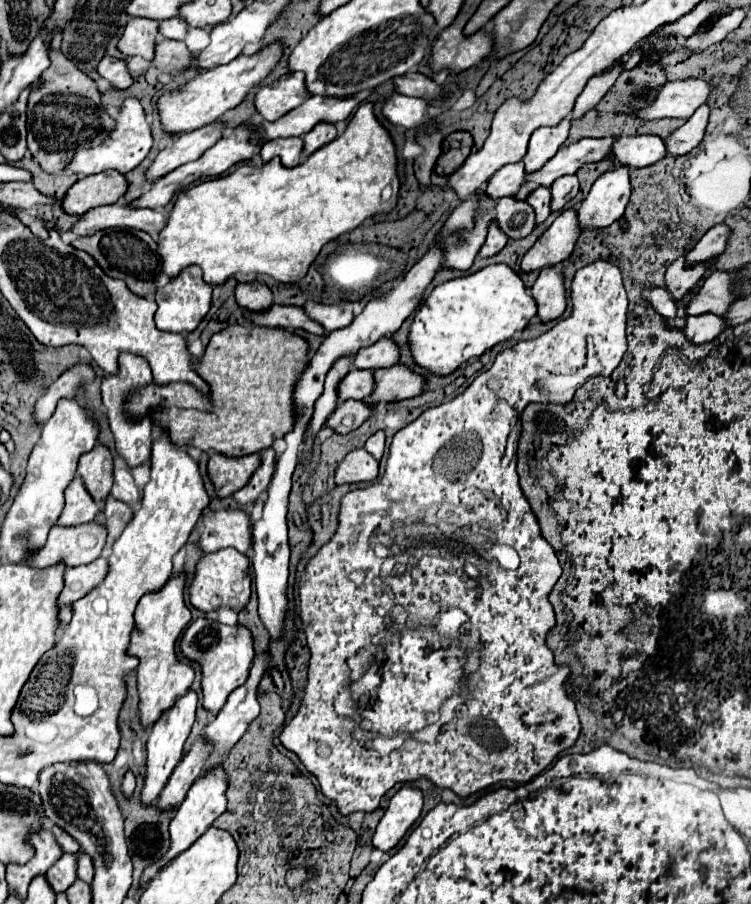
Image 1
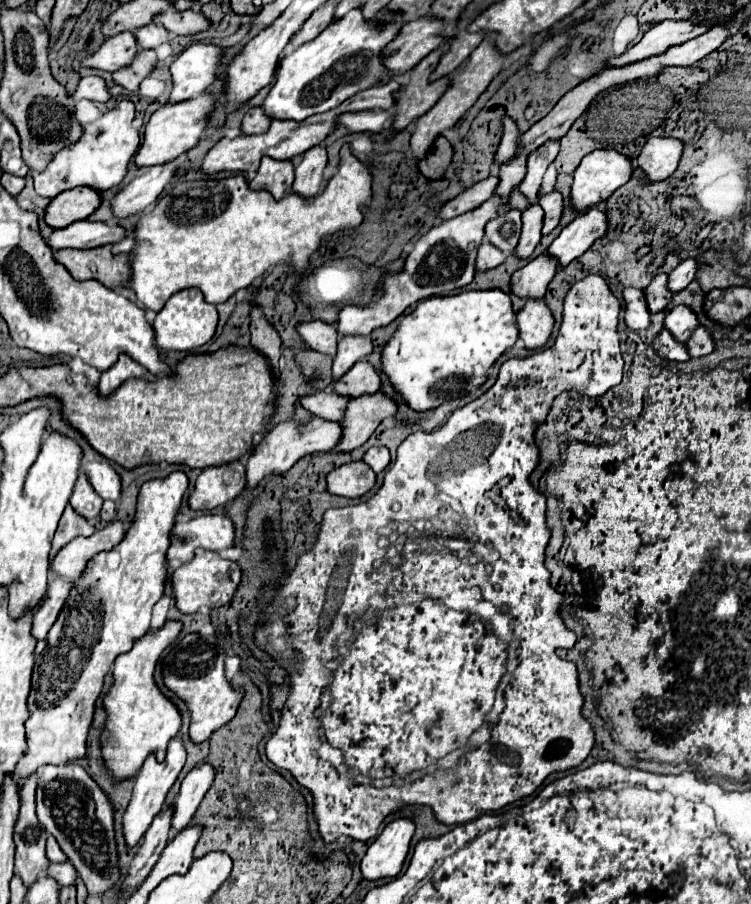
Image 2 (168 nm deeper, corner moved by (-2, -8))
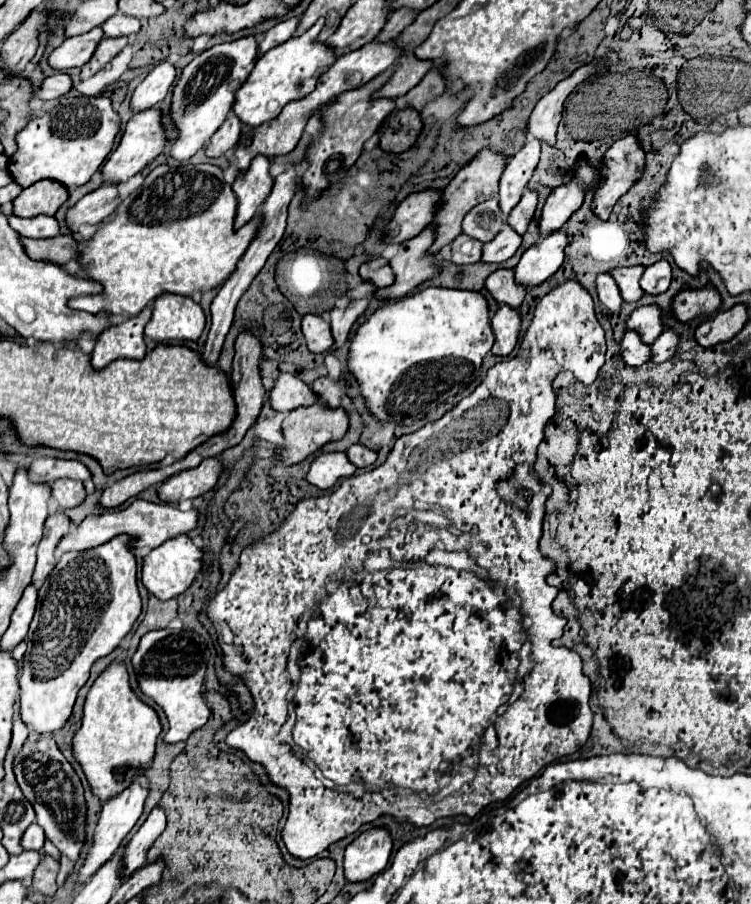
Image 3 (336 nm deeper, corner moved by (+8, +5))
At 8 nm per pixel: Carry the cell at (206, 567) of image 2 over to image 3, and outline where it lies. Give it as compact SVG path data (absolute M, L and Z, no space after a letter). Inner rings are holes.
M178 535L170 541L162 543L162 547L150 551L144 557L142 583L158 599L162 599L162 601L174 599L192 585L194 577L198 577L202 573L202 557L204 557L204 551L200 547L196 547L188 535Z

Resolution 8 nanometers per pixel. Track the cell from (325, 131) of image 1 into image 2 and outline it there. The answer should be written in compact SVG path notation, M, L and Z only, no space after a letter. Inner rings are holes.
M322 146L310 148L304 152L302 162L296 166L296 178L292 184L292 192L310 200L318 194L320 182L322 182L322 172L326 168L326 150Z

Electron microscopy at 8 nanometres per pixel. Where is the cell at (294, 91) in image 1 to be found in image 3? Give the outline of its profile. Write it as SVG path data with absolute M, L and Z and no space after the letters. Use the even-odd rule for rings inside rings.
M236 115L228 117L222 127L212 135L210 139L210 145L208 145L208 157L218 157L218 155L224 155L228 149L232 149L240 137L240 131L242 131L242 123Z

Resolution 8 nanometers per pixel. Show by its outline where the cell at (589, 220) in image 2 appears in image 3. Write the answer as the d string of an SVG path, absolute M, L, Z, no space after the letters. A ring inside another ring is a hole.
M562 227L528 247L516 265L516 283L532 287L554 275L554 271L562 265L564 247L568 245L566 239L566 229Z

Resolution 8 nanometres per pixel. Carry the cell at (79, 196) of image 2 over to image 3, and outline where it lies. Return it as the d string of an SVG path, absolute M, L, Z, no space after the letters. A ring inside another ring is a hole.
M44 179L30 185L14 199L14 215L18 217L54 215L66 199L68 199L68 189L62 183Z

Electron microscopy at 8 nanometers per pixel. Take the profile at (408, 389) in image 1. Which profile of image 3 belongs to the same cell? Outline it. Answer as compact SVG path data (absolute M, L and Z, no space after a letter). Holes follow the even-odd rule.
M314 403L310 407L300 407L294 409L282 423L282 433L284 433L284 445L282 445L282 463L284 465L292 465L292 463L300 463L304 461L308 455L320 451L322 445L330 443L330 441L338 441L346 435L350 427L350 419L344 407L328 407L326 403Z

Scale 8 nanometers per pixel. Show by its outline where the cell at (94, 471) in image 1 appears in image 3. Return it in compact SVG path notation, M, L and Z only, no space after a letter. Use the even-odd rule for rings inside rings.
M58 479L52 483L52 497L58 501L60 509L70 509L78 507L86 499L86 491L82 481Z

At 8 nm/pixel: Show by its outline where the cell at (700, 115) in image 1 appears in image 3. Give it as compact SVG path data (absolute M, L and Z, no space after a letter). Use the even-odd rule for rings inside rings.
M630 133L622 139L618 139L604 155L604 163L608 167L606 171L606 183L604 185L598 185L596 189L596 195L594 195L594 213L602 219L608 219L614 203L618 201L620 195L624 195L638 179L640 175L644 173L644 167L646 167L646 151L642 147L642 141L636 133Z

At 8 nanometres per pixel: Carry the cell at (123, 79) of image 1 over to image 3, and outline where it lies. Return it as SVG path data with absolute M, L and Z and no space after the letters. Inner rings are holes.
M58 73L58 75L44 79L40 97L42 99L58 99L58 97L66 95L70 89L72 89L72 77L68 73Z

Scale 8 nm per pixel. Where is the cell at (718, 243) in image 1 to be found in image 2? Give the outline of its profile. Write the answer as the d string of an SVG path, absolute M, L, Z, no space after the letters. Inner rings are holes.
M684 260L680 262L670 274L668 274L668 290L672 290L674 294L684 290L692 280L694 280L694 274L696 274L696 260Z

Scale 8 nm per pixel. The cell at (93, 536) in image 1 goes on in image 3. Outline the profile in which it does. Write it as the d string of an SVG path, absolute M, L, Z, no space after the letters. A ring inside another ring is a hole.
M134 501L130 507L120 509L120 511L104 511L100 515L90 515L86 517L80 525L76 525L72 531L68 531L58 547L56 547L56 557L60 557L66 551L84 551L88 547L98 547L106 541L110 541L116 535L132 535L134 547L160 547L164 541L182 535L182 533L190 533L192 529L198 527L198 509L190 509L190 511L180 511L174 505L166 505L166 503L150 503L150 501Z

